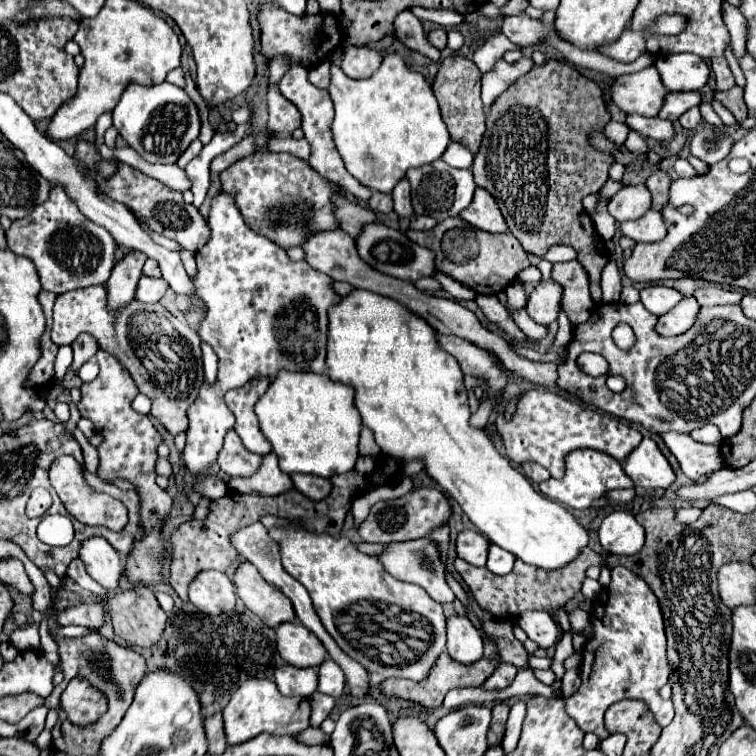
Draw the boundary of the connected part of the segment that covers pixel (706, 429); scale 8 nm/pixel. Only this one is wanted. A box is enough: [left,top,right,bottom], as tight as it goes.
[691,425,723,445]

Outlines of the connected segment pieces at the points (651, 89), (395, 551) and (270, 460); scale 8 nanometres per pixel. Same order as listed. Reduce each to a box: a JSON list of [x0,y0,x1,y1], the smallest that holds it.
[[611,65,667,117],[377,537,455,603],[229,453,293,495]]

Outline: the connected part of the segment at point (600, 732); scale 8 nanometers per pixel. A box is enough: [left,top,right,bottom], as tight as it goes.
[567,567,673,741]

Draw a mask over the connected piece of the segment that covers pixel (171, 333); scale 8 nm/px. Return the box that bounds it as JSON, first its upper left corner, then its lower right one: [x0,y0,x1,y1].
[51,285,203,435]

